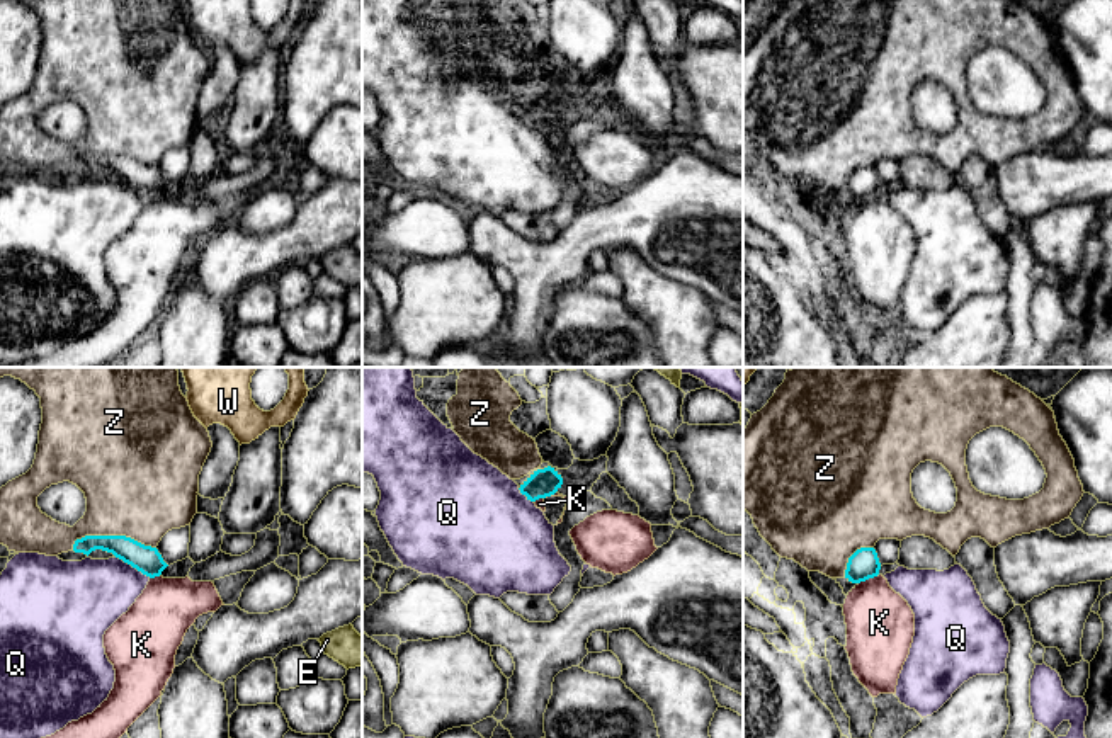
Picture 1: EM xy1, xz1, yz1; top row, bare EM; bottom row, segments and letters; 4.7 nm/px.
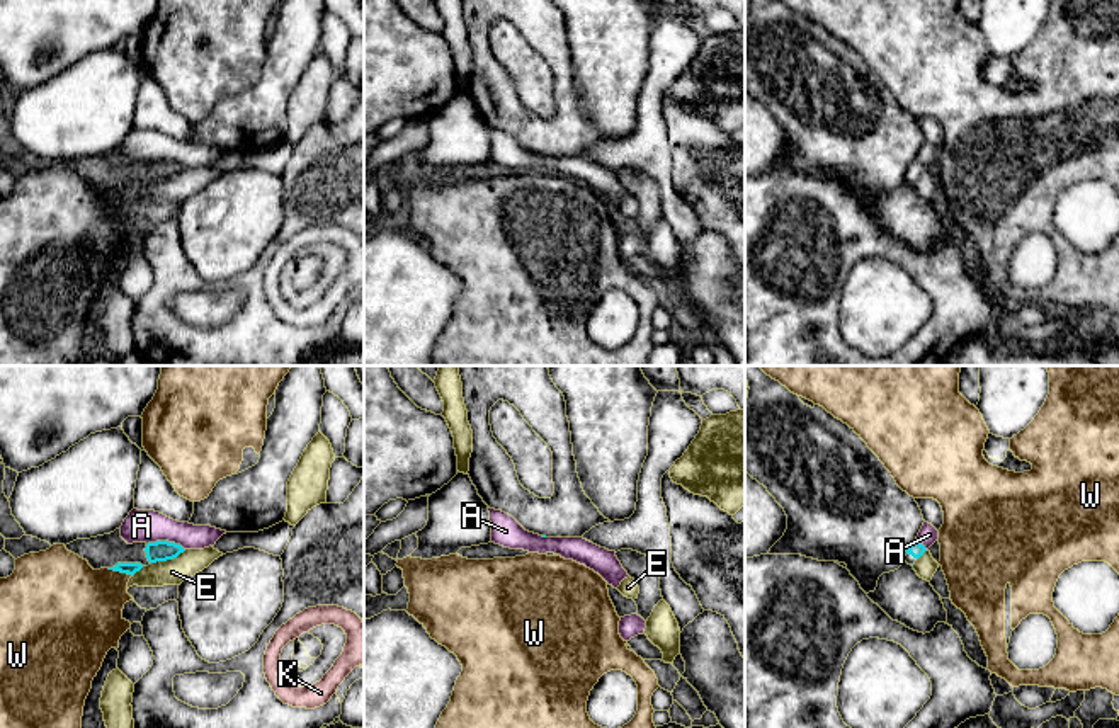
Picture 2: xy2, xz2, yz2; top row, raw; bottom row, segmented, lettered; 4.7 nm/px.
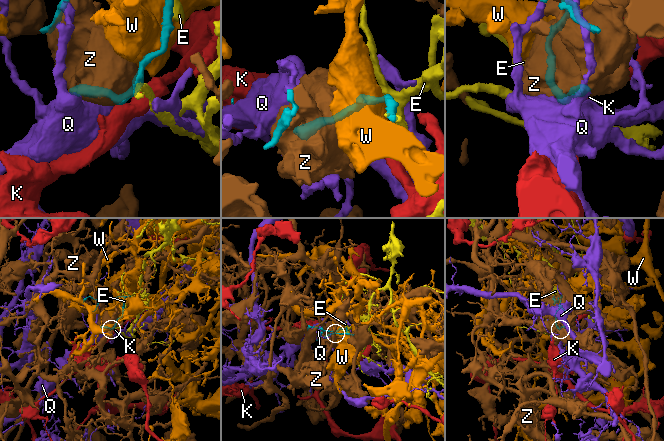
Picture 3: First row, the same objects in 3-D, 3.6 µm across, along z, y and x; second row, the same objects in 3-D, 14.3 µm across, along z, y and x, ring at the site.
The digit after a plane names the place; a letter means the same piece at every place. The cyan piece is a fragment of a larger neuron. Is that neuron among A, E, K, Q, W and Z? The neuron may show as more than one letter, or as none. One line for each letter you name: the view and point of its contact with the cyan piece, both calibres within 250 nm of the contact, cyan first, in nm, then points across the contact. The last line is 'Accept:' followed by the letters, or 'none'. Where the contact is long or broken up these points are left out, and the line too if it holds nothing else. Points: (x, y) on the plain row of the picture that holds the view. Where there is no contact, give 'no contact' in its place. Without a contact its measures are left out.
Accept: none

